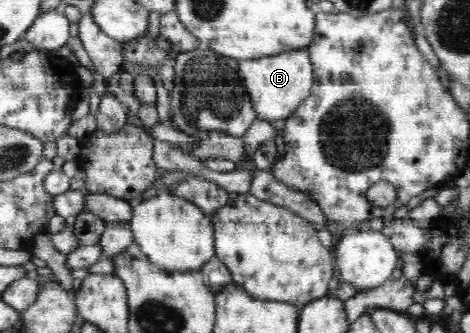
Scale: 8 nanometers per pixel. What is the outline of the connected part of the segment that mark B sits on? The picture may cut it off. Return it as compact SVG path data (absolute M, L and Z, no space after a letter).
M308 50L289 51L259 59L243 59L239 61L238 66L239 75L244 81L244 89L251 98L256 119L278 124L278 120L286 120L294 115L301 102L309 97L314 79Z

